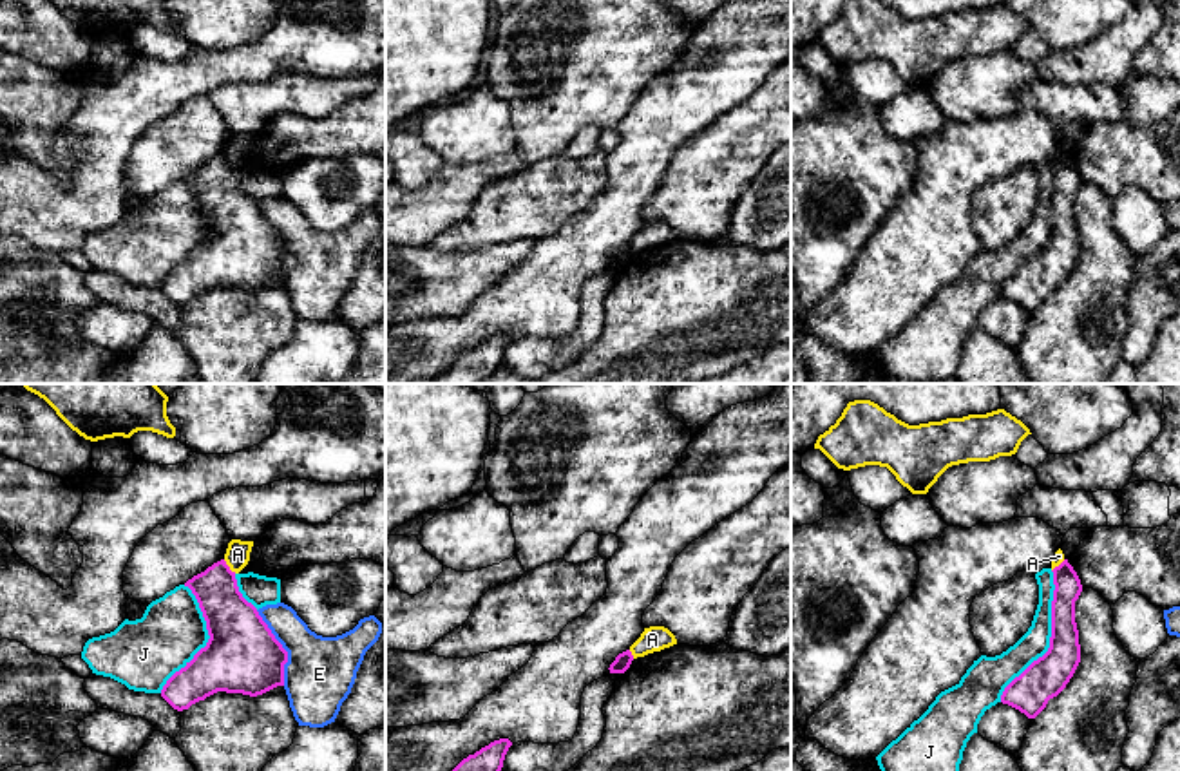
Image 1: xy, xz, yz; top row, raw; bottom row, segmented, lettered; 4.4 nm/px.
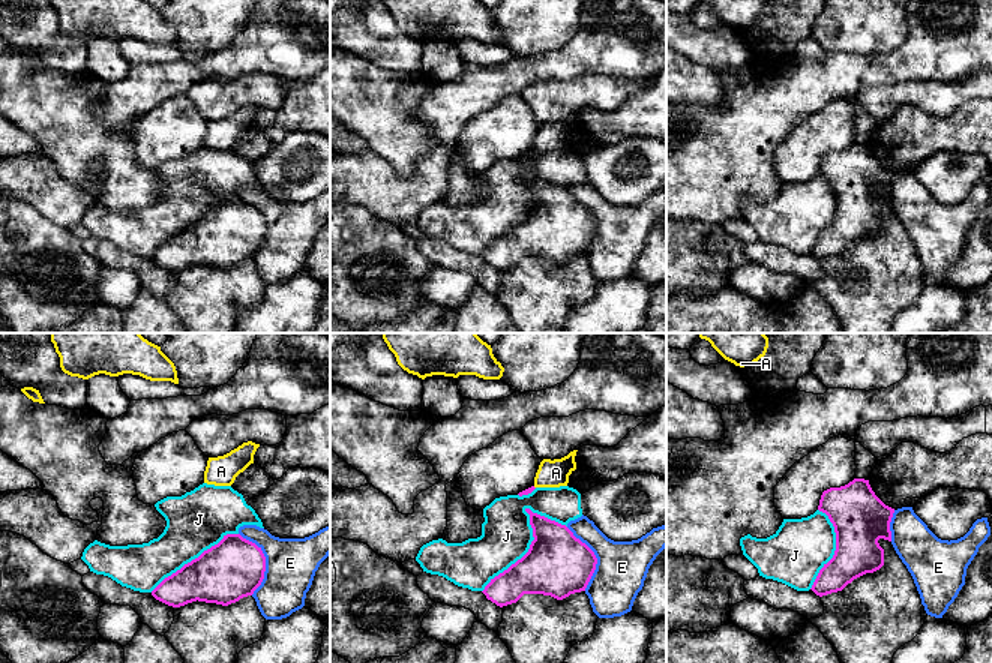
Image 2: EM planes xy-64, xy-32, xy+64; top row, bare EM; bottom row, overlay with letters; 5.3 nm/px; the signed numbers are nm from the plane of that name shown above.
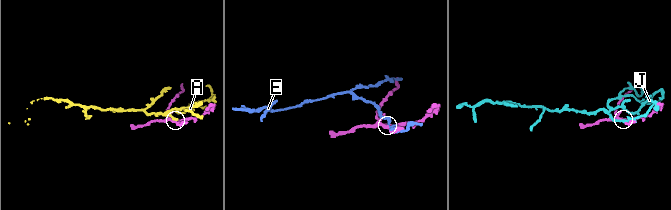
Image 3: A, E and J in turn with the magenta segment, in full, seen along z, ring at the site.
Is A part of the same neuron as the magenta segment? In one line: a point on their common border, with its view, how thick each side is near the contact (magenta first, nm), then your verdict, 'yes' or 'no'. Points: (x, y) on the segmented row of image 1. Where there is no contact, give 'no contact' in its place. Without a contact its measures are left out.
contact xy (228, 567); calibres 240 and 110 nm; no

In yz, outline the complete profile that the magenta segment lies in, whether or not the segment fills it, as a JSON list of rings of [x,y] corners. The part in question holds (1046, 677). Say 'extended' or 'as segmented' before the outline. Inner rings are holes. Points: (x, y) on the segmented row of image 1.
as segmented; [[[1068,559],[1052,572],[1055,590],[1050,648],[1015,677],[1001,695],[1003,704],[1019,709],[1028,719],[1035,719],[1048,700],[1066,688],[1080,662],[1075,601],[1082,592],[1082,585]]]

